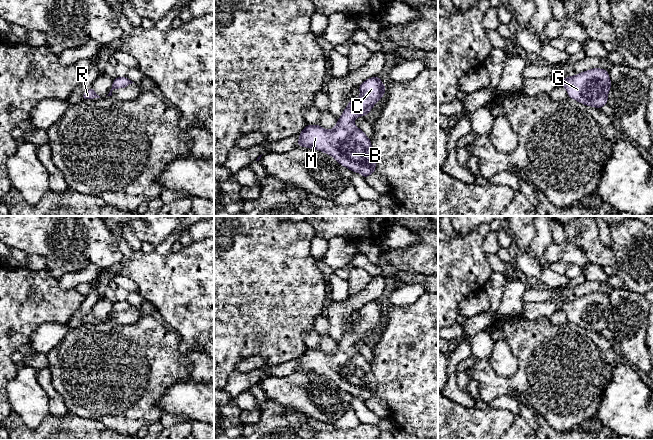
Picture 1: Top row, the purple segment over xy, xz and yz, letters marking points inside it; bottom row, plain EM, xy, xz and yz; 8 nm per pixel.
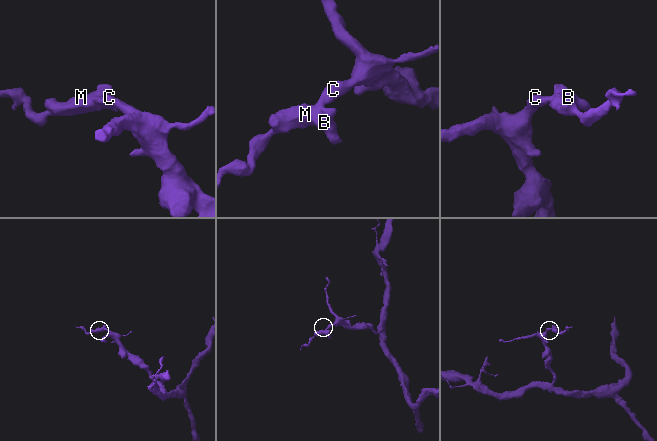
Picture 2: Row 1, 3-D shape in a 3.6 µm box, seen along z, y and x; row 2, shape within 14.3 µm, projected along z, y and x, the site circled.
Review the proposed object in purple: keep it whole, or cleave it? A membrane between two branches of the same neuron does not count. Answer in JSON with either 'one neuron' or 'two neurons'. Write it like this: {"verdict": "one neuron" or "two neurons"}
{"verdict": "one neuron"}

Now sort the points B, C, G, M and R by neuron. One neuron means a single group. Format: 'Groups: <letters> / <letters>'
Groups: B C G M R

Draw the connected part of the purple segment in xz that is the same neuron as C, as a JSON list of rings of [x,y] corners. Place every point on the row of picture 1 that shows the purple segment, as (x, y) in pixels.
[[[377,75],[365,80],[359,85],[360,97],[355,100],[351,97],[348,105],[344,108],[337,124],[332,130],[327,130],[317,125],[306,125],[299,133],[296,146],[306,147],[331,155],[340,165],[350,169],[353,173],[360,173],[365,179],[375,172],[377,165],[376,154],[371,146],[371,139],[358,128],[353,121],[359,117],[365,117],[373,106],[385,95],[386,86]]]

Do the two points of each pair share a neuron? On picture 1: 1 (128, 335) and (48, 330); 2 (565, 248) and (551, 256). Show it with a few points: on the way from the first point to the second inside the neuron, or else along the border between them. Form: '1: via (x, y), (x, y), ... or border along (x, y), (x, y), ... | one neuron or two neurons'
1: border along (70, 329), (52, 349) | two neurons
2: via (562, 251), (554, 253) | one neuron

